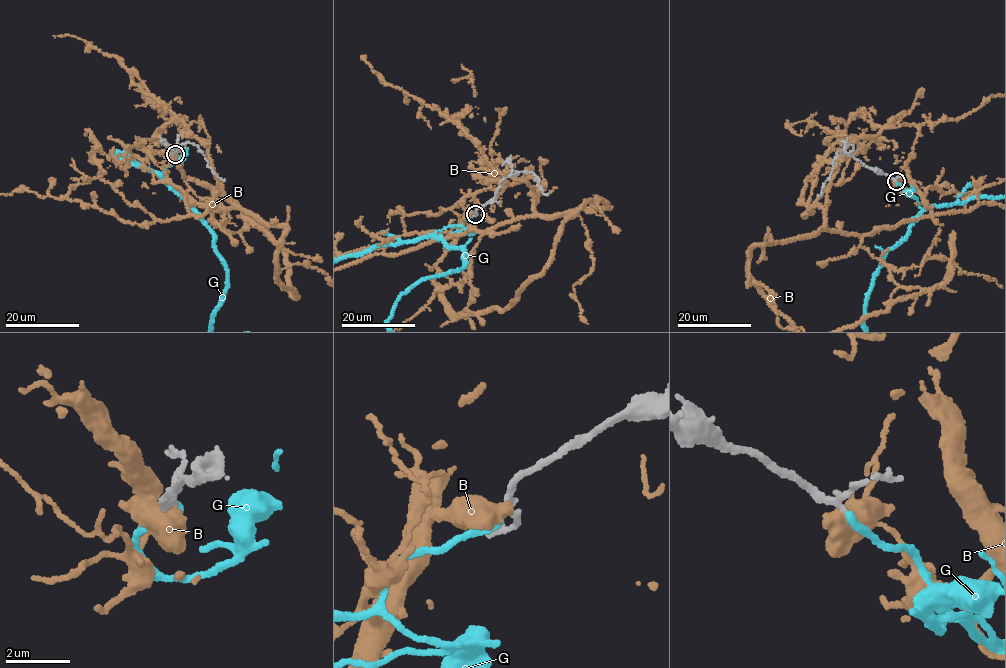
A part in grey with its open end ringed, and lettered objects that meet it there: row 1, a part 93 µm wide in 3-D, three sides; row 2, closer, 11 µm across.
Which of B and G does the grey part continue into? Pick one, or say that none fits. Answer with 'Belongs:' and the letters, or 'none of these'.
Belongs: G

